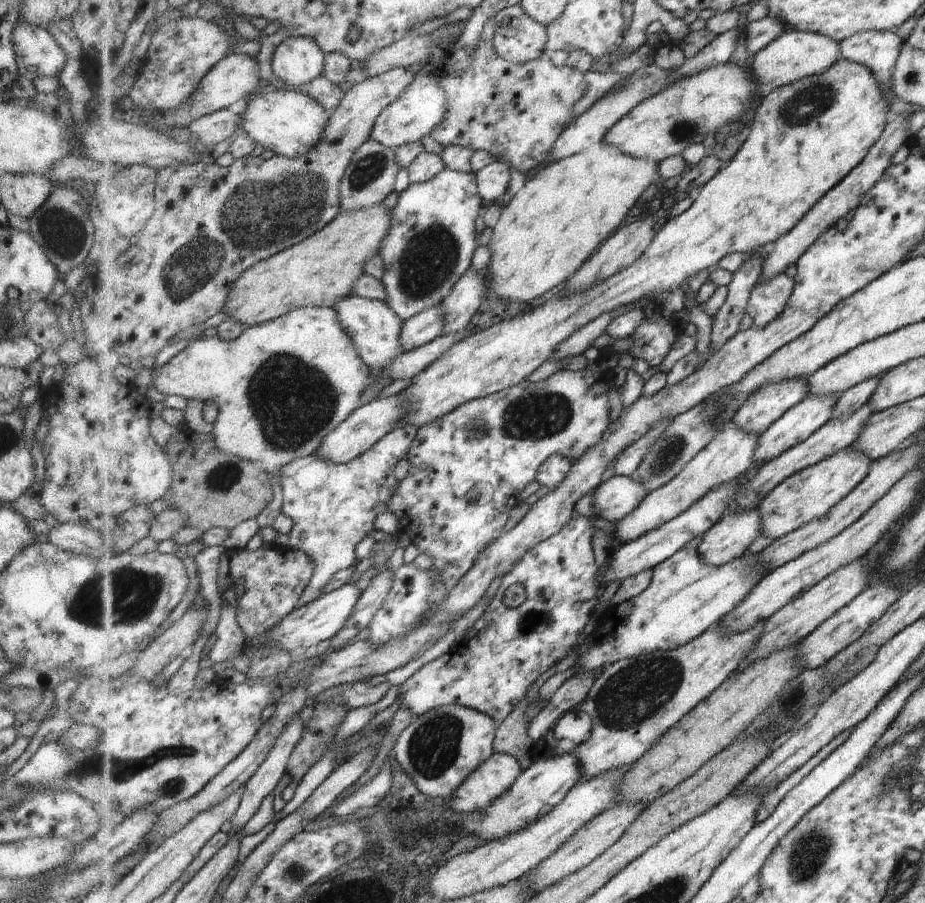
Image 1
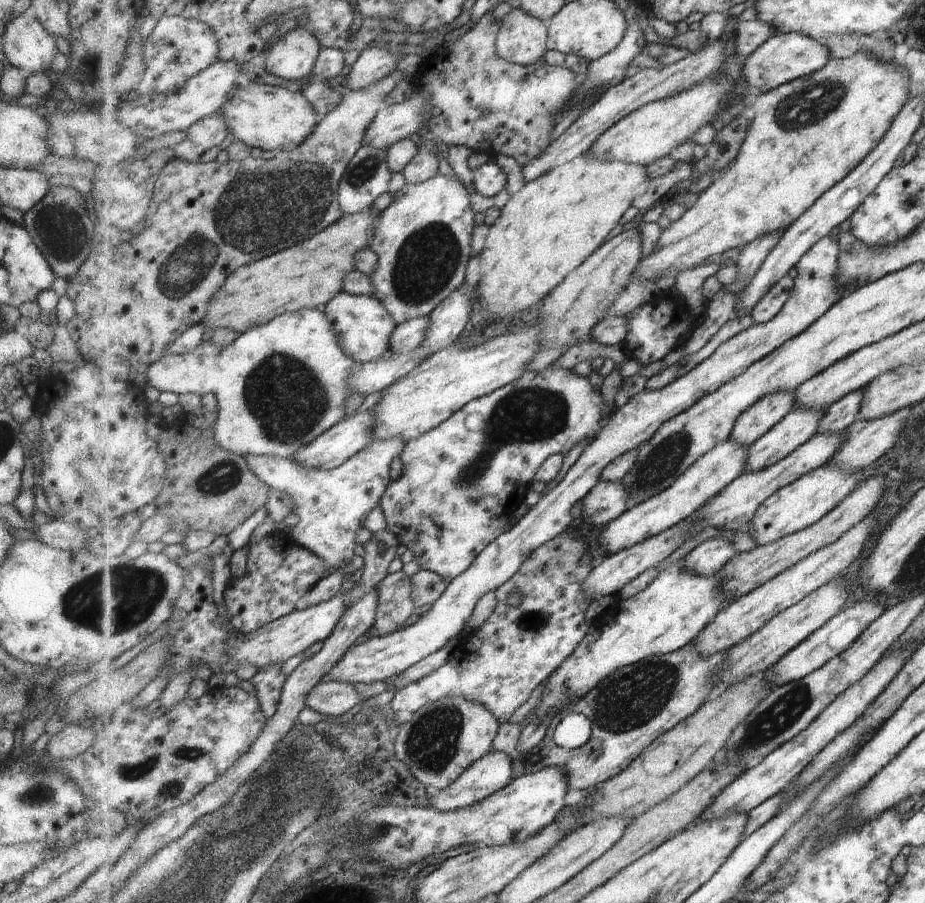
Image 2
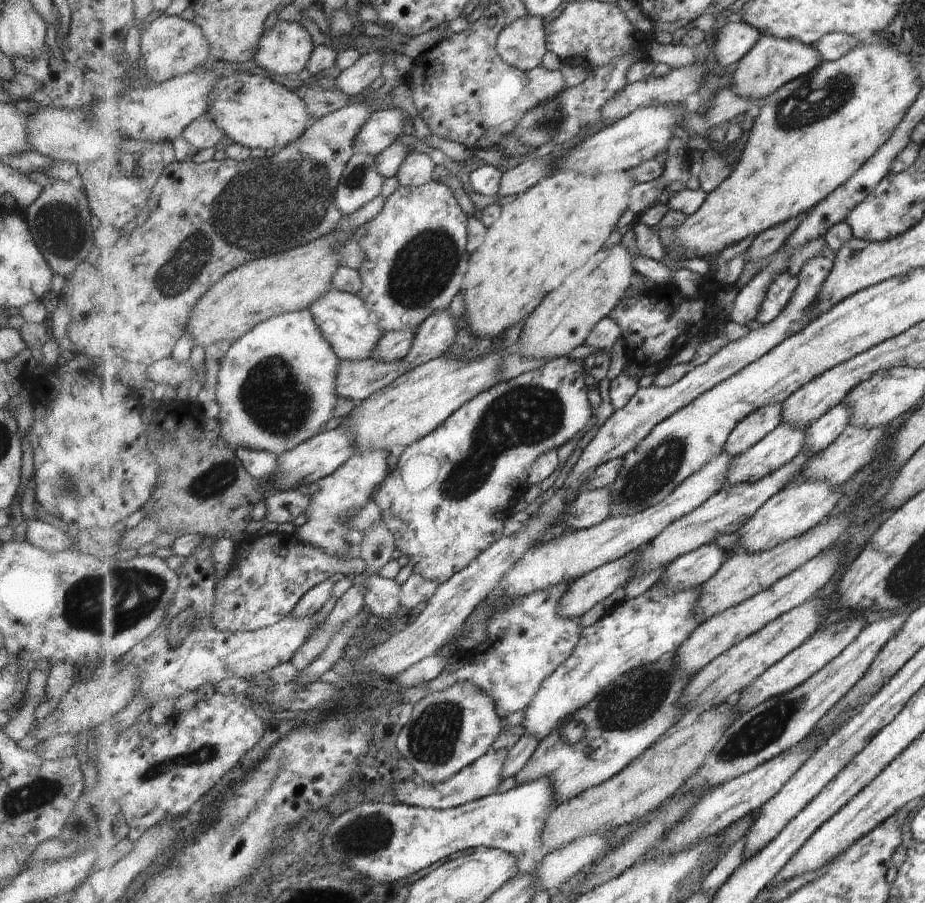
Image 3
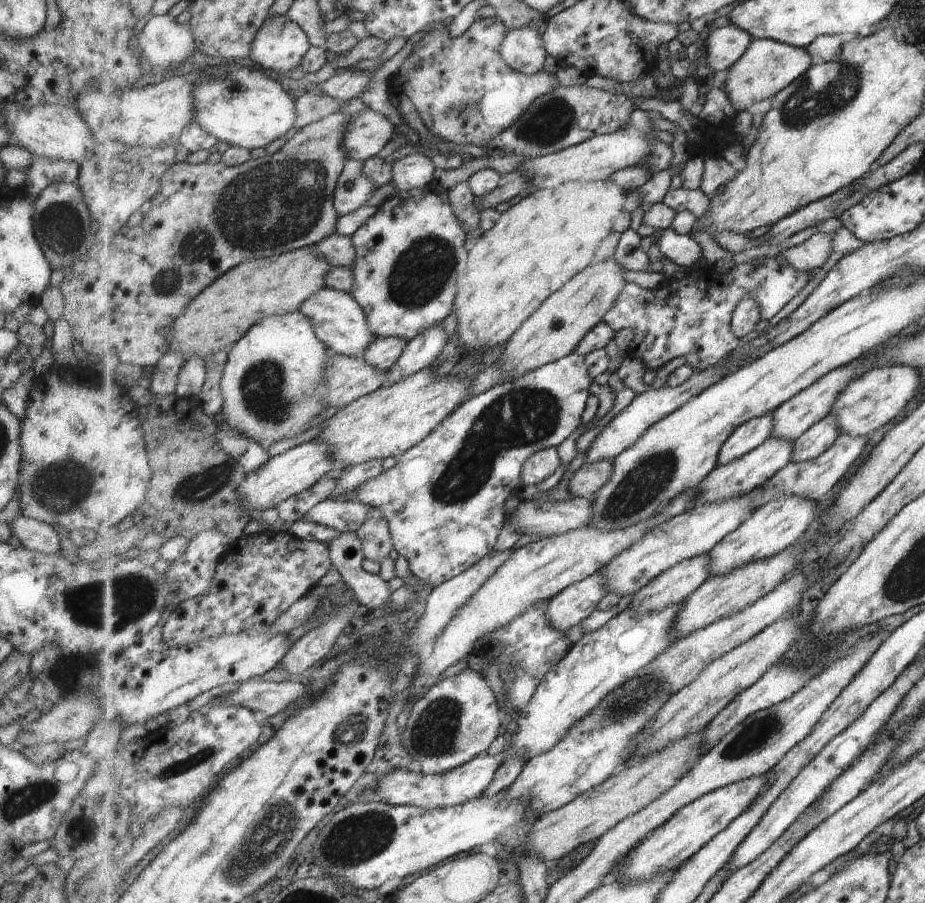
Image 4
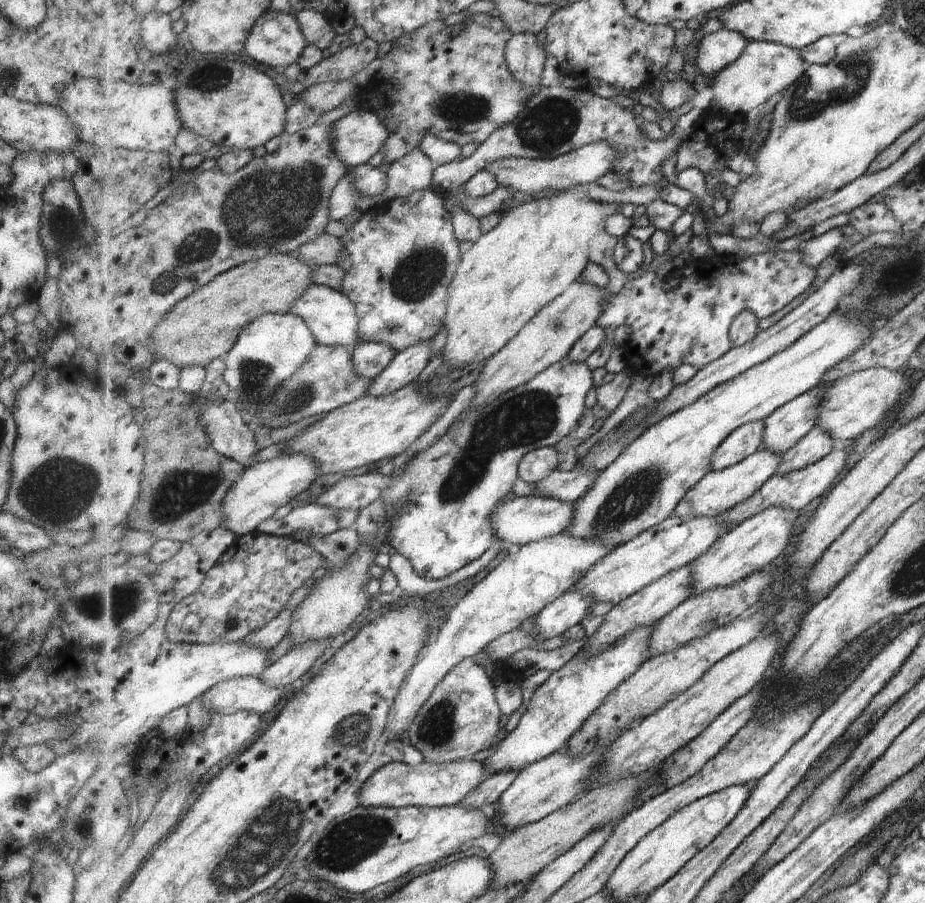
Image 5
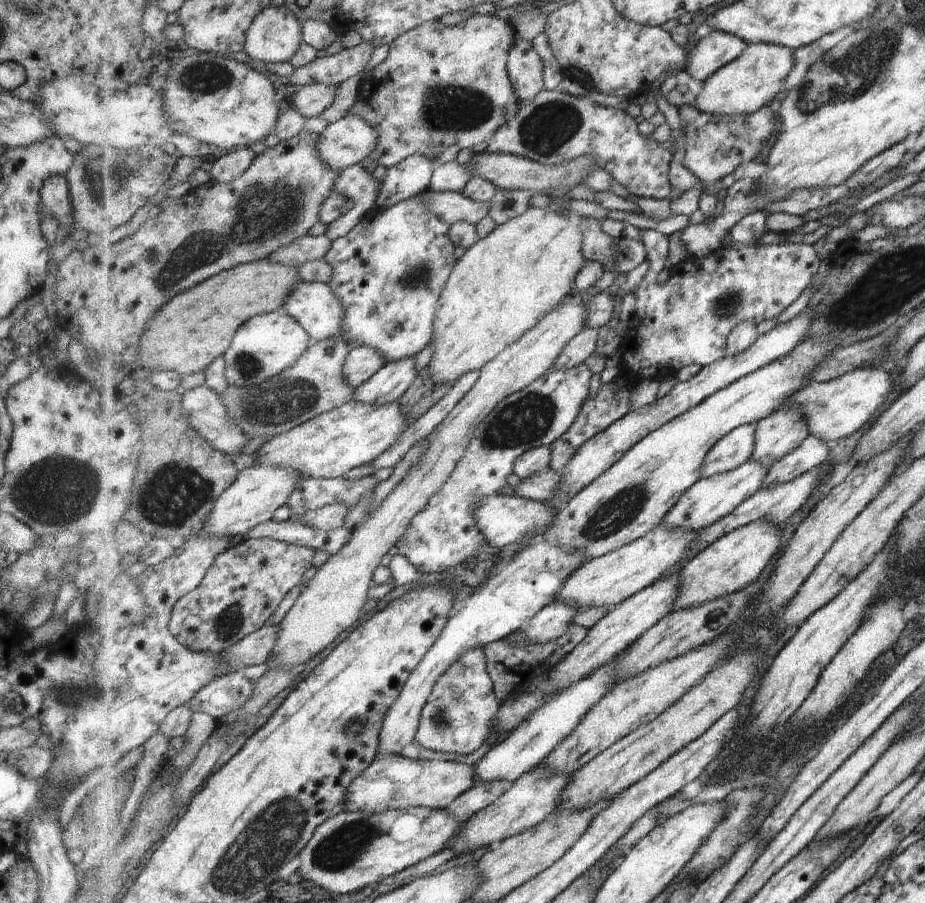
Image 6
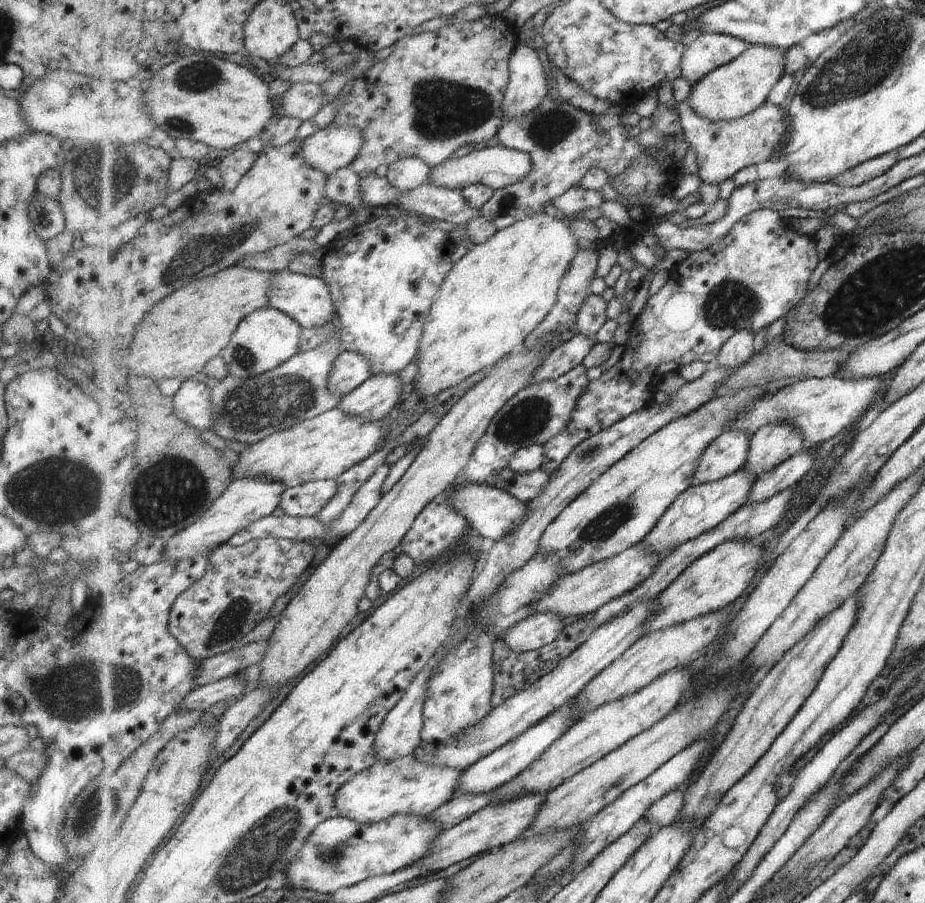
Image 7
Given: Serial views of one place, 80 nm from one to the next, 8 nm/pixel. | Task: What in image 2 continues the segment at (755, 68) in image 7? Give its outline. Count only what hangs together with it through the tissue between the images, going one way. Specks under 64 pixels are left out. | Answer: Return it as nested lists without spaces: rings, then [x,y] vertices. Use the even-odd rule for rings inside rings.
[[[797,33],[786,35],[771,35],[753,54],[750,54],[743,66],[741,74],[748,88],[759,88],[762,93],[768,93],[784,84],[797,80],[805,75],[812,75],[821,70],[829,61],[830,50],[818,41]]]

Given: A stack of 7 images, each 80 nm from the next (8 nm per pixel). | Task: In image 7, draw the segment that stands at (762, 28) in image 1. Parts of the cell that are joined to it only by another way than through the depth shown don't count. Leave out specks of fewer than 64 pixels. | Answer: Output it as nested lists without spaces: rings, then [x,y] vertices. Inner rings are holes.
[[[703,33],[686,48],[679,74],[688,82],[697,83],[713,70],[736,60],[751,46],[734,37]]]

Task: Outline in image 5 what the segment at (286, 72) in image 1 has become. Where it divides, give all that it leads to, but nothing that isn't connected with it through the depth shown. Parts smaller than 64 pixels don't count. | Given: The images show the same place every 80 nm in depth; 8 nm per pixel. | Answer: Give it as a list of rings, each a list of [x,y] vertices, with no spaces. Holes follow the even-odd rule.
[[[267,11],[256,22],[256,26],[253,27],[247,39],[246,54],[258,64],[261,63],[276,70],[281,70],[286,66],[295,64],[307,46],[308,42],[305,40],[300,21],[297,20],[293,12]]]

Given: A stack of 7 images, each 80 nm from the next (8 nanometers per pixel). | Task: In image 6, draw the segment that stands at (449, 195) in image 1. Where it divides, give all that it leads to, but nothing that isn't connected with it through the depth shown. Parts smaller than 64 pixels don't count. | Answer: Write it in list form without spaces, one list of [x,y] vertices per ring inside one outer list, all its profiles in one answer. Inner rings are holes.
[[[420,196],[411,197],[406,201],[401,201],[399,204],[388,209],[376,209],[372,214],[367,215],[347,236],[334,240],[328,253],[324,256],[327,264],[332,266],[332,277],[330,278],[329,286],[332,291],[342,300],[346,315],[344,316],[344,327],[342,334],[344,341],[351,349],[359,347],[371,347],[385,357],[385,364],[395,363],[399,359],[408,359],[415,356],[417,352],[421,352],[423,348],[427,348],[427,344],[431,343],[434,335],[434,320],[441,295],[444,294],[445,287],[452,275],[453,269],[456,267],[459,259],[455,258],[455,244],[449,238],[449,226],[445,221],[442,221],[435,213],[429,212],[422,206]]]

